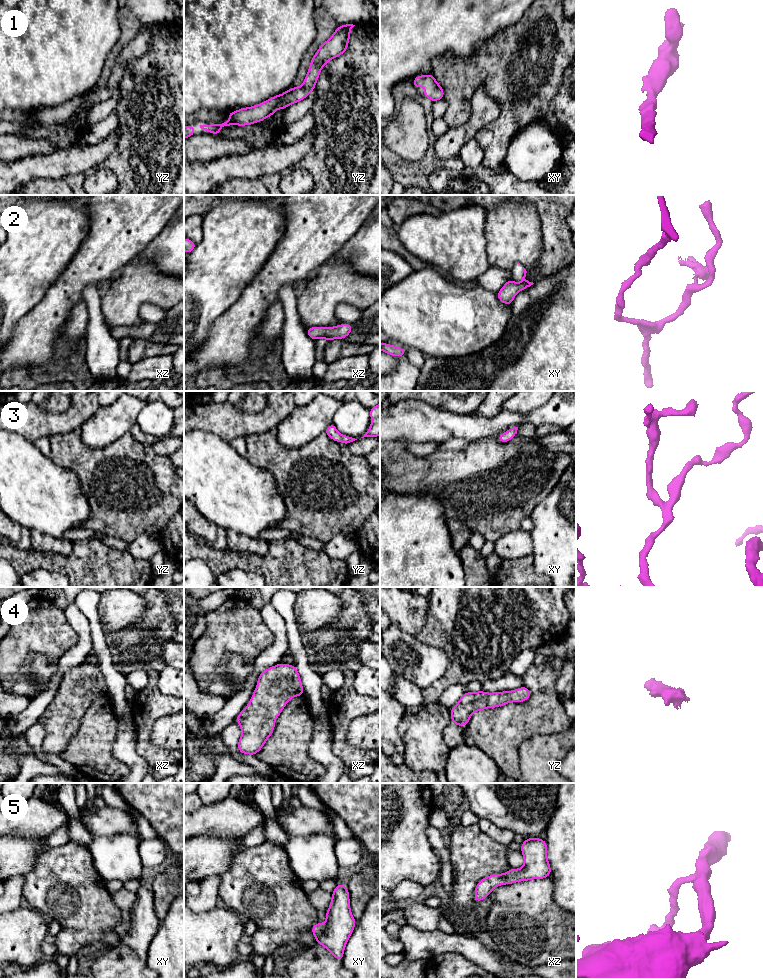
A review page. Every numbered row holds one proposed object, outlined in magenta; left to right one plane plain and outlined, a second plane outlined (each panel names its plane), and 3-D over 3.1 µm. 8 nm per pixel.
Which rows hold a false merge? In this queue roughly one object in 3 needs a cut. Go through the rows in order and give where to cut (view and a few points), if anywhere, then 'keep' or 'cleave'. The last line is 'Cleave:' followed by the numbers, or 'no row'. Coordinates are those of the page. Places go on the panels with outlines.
1: no cut | keep
2: xz (326, 338), (328, 340) | cleave
3: no cut | keep
4: no cut | keep
5: no cut | keep
Cleave: 2

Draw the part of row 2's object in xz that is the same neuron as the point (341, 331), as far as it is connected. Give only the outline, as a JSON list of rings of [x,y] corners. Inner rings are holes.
[[[340,324],[334,327],[310,327],[307,328],[307,334],[314,341],[322,337],[327,340],[344,339],[350,334],[352,327],[352,324]]]

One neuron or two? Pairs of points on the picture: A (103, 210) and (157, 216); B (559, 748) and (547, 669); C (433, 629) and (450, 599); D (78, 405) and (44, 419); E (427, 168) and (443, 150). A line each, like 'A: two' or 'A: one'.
A: one
B: two
C: one
D: one
E: two

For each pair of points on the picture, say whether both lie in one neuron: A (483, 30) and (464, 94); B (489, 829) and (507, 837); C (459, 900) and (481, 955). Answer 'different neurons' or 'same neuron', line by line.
A: different neurons
B: same neuron
C: different neurons

